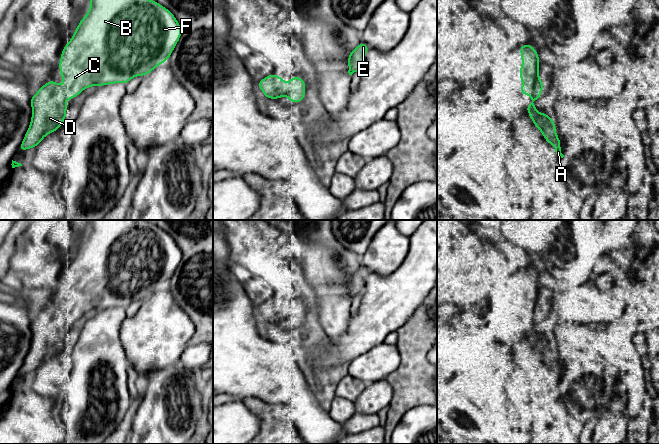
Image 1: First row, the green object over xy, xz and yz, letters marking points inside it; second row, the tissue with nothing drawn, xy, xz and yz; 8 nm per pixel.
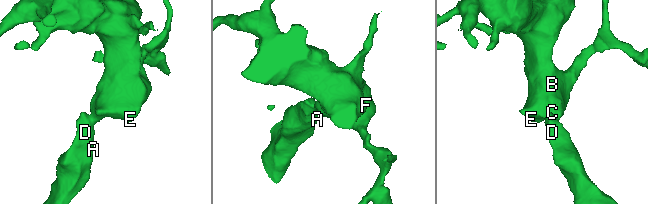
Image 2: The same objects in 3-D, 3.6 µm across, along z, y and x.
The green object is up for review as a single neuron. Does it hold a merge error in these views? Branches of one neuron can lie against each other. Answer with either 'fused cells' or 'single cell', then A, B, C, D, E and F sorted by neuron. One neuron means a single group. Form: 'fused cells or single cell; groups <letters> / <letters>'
single cell; groups A B C D E F

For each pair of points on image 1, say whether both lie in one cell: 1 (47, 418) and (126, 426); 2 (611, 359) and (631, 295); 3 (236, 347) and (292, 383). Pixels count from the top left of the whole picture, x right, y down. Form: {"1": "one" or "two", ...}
{"1": "two", "2": "one", "3": "one"}

